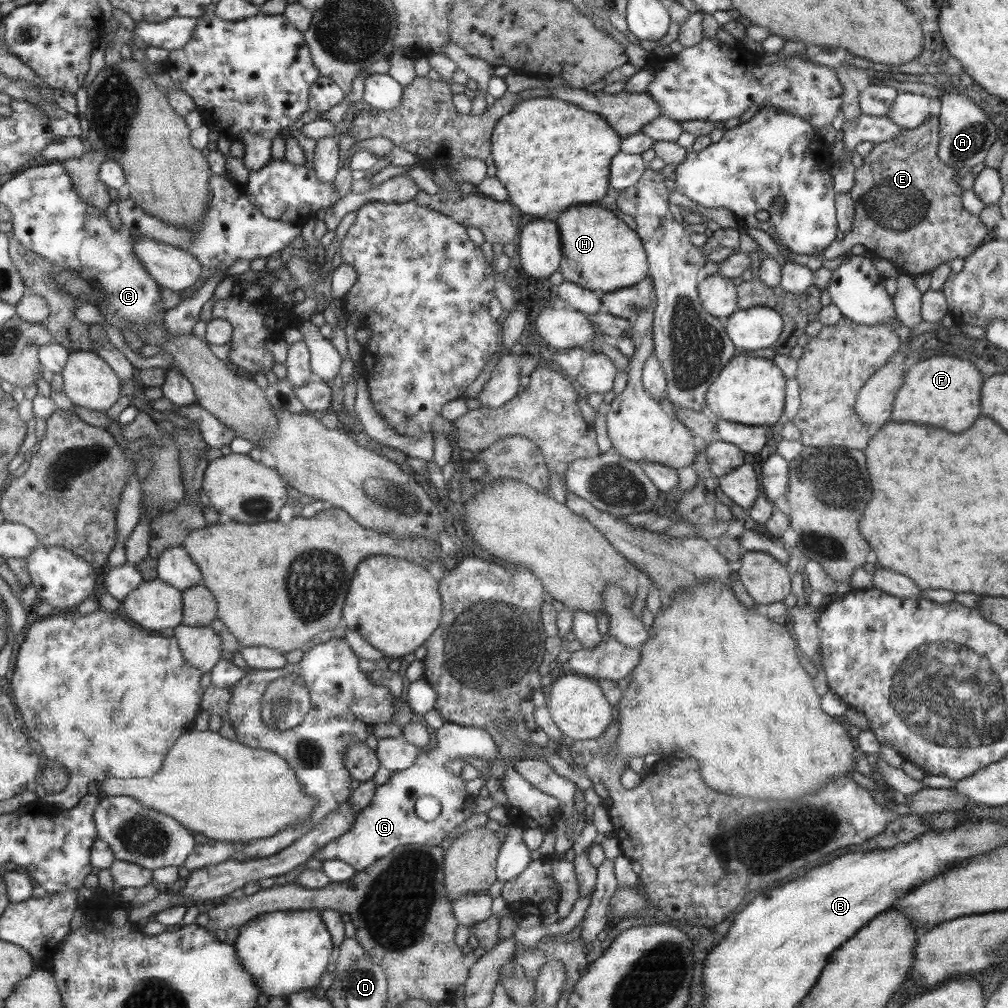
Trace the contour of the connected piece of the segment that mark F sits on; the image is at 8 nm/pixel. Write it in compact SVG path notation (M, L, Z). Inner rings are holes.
M937 355L915 364L905 374L905 386L897 390L897 402L893 402L893 422L915 422L941 426L945 430L963 432L979 416L979 388L981 374L967 360L953 356Z

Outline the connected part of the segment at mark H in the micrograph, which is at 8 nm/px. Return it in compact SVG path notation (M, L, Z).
M598 204L572 206L555 219L561 235L562 277L587 290L602 294L636 285L648 274L643 242L613 212Z

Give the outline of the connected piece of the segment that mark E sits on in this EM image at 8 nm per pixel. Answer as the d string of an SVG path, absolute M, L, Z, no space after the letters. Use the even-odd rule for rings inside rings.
M929 115L927 120L923 121L917 128L911 129L909 132L899 136L898 139L894 141L880 142L874 145L871 152L863 158L863 163L860 167L855 169L854 172L854 183L849 190L850 197L855 203L855 217L852 220L852 228L844 233L840 234L837 242L833 242L833 246L828 246L825 249L822 259L833 259L841 256L842 254L848 254L849 249L854 244L861 244L864 246L867 255L871 257L879 257L888 260L893 263L901 272L906 273L910 276L920 276L922 274L929 274L933 271L936 266L943 264L944 262L950 262L953 258L962 258L969 256L979 245L981 245L981 240L987 236L989 228L980 221L979 216L971 216L967 214L963 208L961 208L961 187L955 186L953 184L953 174L955 174L955 169L959 168L949 168L945 166L936 155L936 148L939 142L939 130L938 130L938 116Z

